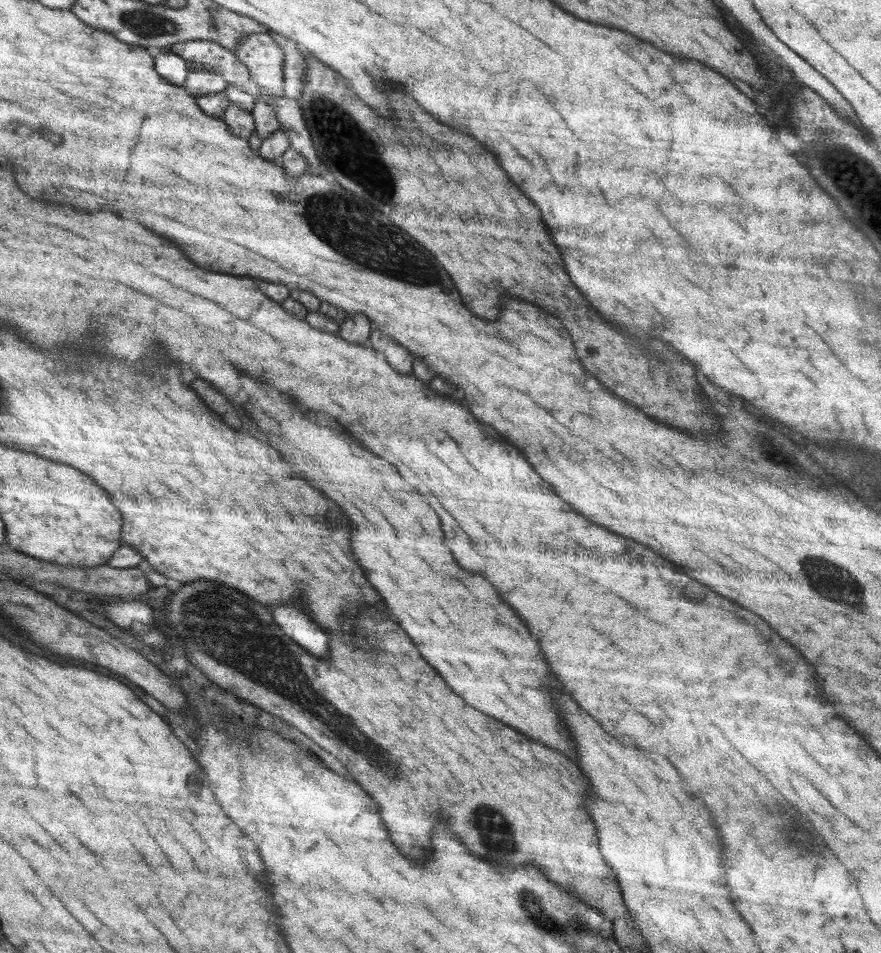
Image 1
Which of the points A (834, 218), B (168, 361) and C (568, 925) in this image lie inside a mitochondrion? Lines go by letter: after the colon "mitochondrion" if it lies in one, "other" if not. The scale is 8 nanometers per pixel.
A: mitochondrion
B: other
C: mitochondrion

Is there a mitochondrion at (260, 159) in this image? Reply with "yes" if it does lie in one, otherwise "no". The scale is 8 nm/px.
no

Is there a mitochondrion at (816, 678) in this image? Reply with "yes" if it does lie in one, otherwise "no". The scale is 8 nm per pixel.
no

